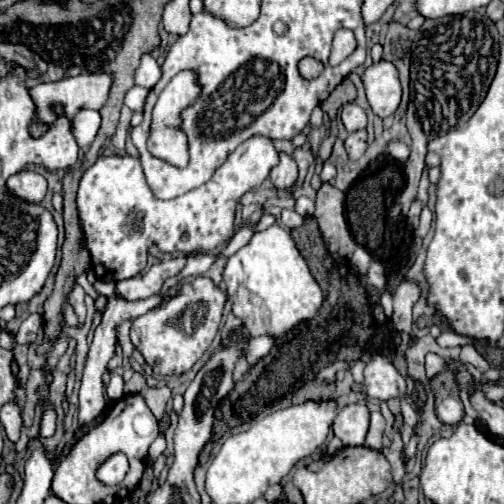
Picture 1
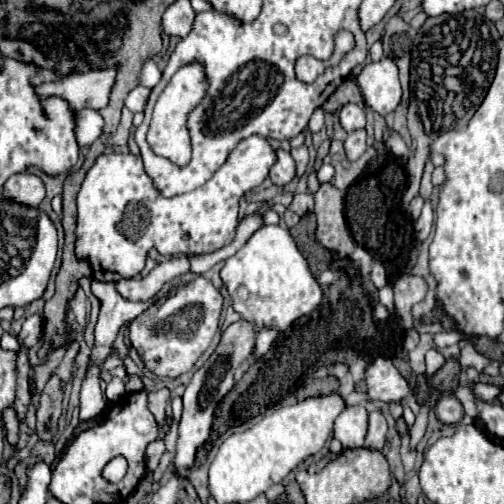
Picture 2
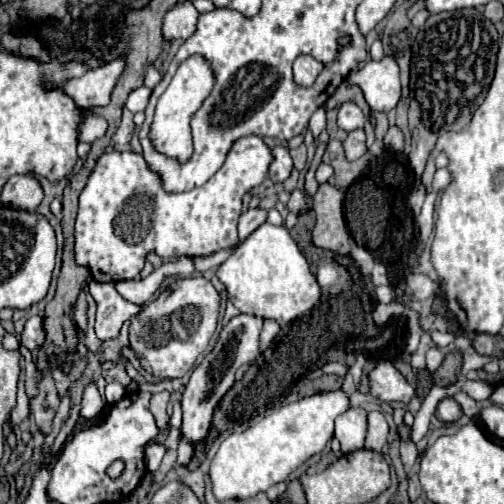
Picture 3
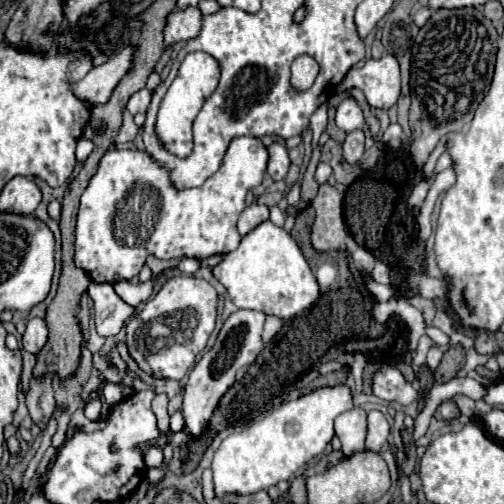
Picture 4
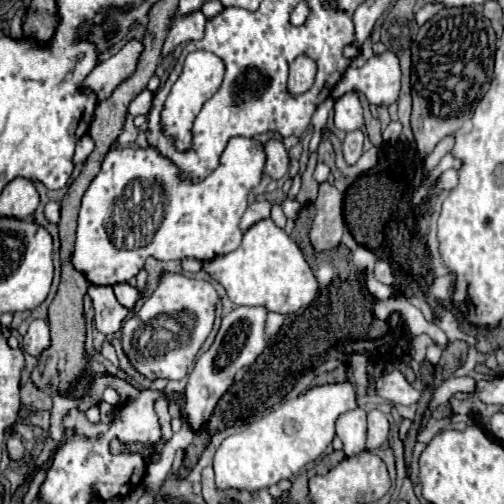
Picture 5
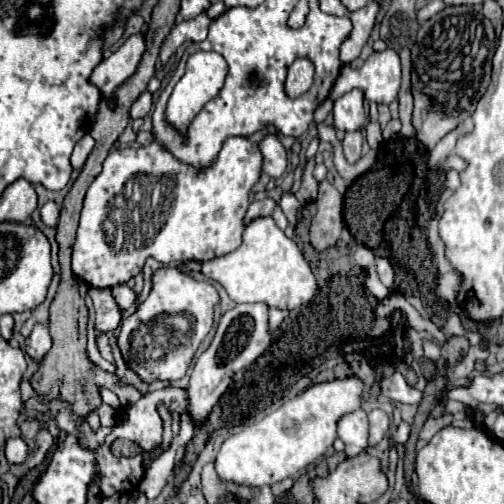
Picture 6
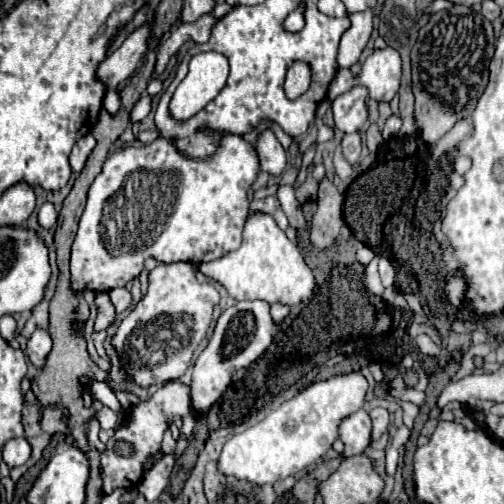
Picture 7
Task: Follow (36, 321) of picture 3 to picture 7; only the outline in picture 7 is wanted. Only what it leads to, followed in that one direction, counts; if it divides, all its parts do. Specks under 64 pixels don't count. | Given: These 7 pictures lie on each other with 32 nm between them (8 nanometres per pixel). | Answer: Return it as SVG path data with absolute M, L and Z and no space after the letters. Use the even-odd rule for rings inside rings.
M36 328L34 334L28 338L28 346L26 346L26 356L32 360L32 364L36 368L42 368L44 366L44 360L48 356L52 348L52 340L50 340L50 334L48 330L44 328Z

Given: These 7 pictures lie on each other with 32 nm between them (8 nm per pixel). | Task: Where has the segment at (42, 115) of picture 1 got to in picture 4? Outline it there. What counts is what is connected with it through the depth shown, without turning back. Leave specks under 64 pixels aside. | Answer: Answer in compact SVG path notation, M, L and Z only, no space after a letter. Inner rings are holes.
M124 48L124 52L112 56L112 60L92 68L82 80L70 84L70 92L88 106L106 104L128 68L132 68L132 48Z

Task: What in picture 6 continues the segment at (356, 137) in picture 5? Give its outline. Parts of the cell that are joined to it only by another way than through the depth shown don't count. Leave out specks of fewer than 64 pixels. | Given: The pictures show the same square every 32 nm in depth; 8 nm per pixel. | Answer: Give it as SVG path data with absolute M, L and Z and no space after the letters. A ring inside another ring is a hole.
M356 130L356 132L348 132L346 138L342 140L342 146L344 146L344 156L348 160L348 164L354 164L358 162L360 158L360 152L362 152L362 132Z

